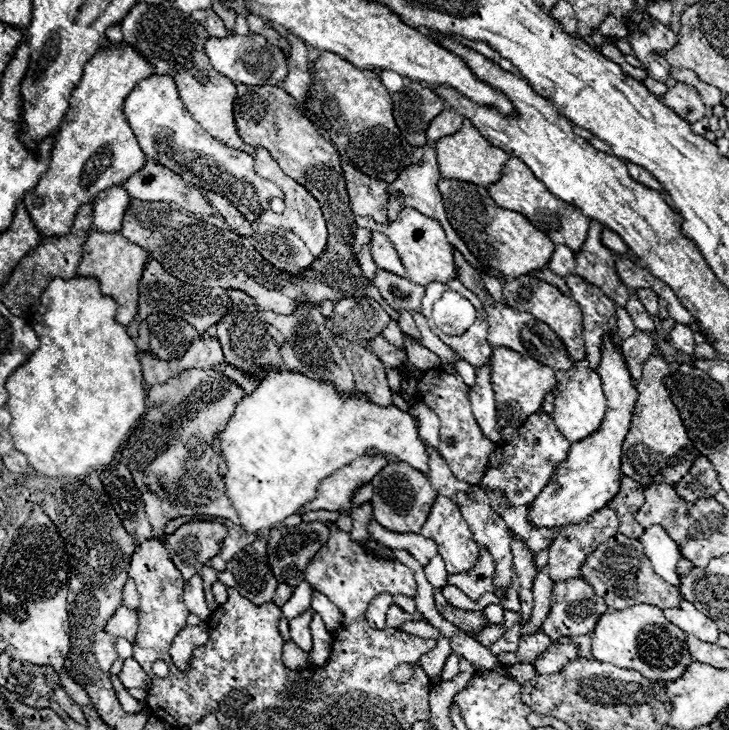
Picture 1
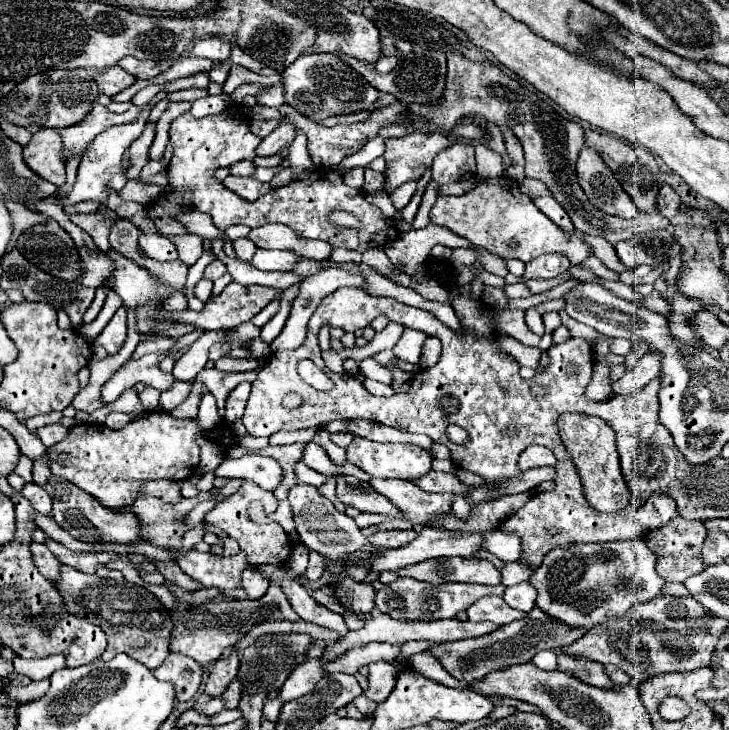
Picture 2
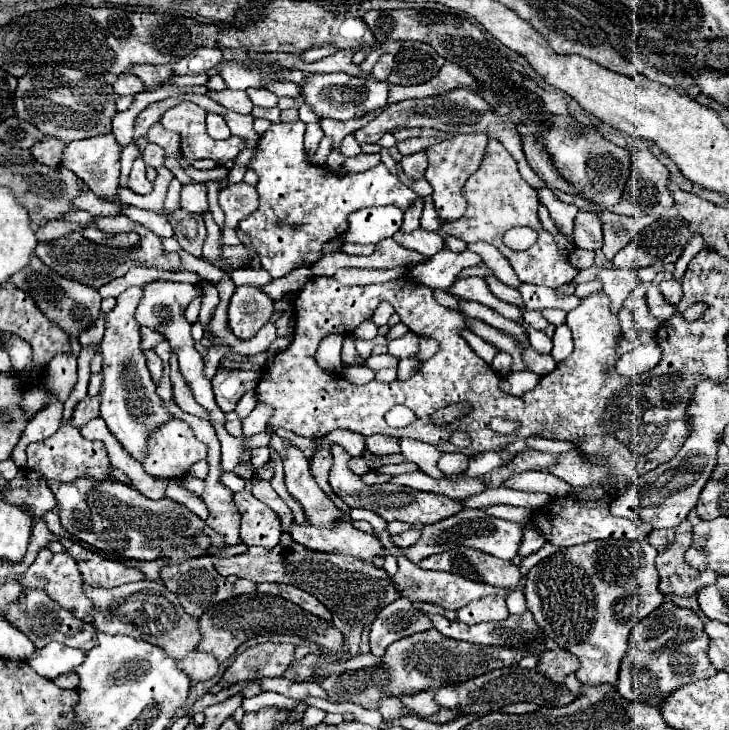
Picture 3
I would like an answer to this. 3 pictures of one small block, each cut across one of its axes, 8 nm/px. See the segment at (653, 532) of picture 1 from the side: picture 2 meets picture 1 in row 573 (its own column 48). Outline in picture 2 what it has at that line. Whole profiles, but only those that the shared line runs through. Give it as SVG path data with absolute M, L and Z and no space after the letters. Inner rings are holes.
M52 654L52 656L46 656L46 658L30 658L30 660L16 656L12 662L14 662L14 670L18 674L28 676L30 680L44 680L52 672L66 666L66 656L64 654Z

